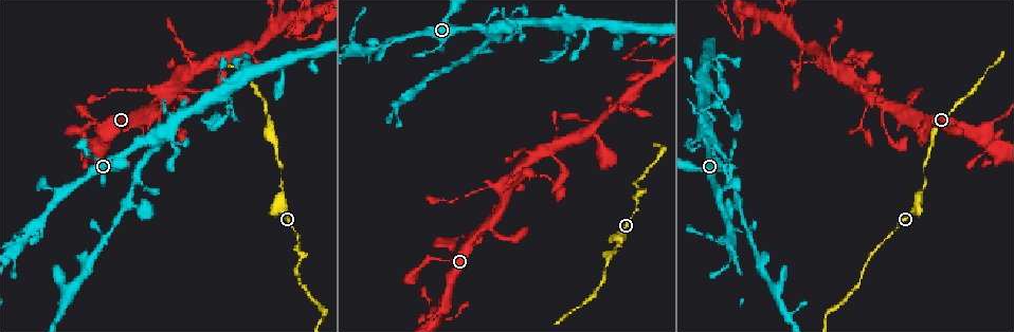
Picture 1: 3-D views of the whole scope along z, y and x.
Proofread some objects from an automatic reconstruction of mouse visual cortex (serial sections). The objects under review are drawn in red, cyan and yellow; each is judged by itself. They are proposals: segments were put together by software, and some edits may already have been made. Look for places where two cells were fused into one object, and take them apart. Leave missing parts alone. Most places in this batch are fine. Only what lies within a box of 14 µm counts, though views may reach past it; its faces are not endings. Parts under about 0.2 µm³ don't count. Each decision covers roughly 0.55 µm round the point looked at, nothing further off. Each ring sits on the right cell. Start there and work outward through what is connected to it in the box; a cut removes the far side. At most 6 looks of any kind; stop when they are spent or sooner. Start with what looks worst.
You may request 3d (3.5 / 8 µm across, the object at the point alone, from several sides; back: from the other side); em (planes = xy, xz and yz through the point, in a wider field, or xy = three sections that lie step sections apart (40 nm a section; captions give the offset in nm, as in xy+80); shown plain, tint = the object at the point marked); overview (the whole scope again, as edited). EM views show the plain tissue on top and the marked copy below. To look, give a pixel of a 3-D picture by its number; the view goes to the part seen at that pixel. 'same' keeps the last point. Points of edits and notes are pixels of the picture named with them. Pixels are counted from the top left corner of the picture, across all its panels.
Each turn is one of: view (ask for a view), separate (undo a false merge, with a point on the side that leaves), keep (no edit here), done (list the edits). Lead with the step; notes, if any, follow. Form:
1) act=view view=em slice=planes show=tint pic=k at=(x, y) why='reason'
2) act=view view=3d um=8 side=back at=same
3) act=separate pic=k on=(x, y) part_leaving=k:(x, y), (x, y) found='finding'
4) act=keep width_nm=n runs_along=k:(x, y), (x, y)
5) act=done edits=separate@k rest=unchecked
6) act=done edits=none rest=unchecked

act=view view=3d um=3.5 pic=1 at=(359, 49) why='branch point'

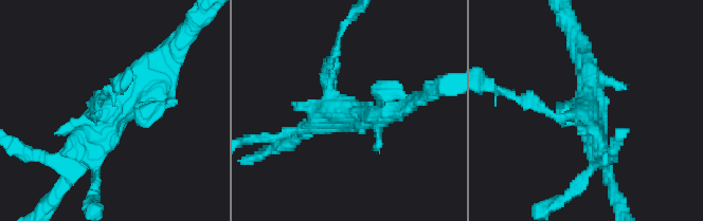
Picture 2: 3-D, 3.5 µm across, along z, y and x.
act=view view=em slice=xy step=5 show=tint pic=2 at=(586, 112) why='now the EM'

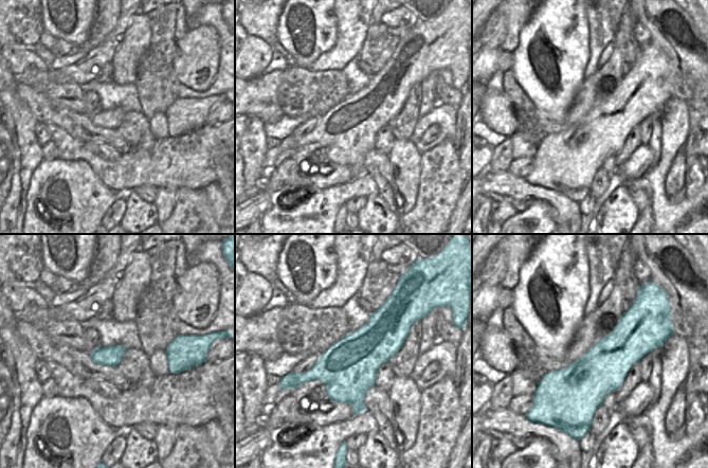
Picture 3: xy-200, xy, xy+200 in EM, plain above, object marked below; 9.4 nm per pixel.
act=keep runs_along=2:(157, 65), (108, 113), (95, 178) found='all the same cell'

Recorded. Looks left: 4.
act=view view=3d um=8 pic=1 at=(713, 140) why='two arms in line, one across'

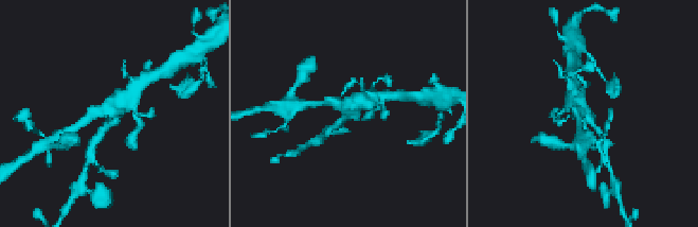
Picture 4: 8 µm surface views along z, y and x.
act=view view=em slice=planes show=tint pic=4 at=(584, 111) why='now the EM'

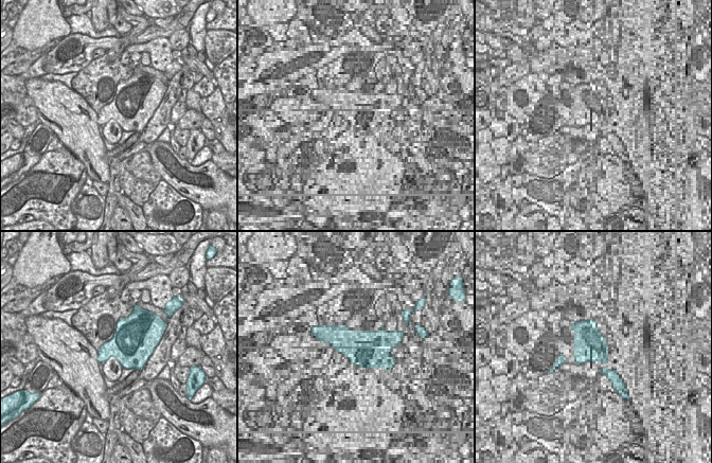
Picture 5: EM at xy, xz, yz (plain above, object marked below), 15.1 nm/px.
act=keep runs_along=4:(82, 123), (132, 92) found='one cell here'

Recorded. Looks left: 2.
act=done edits=none rest=unchecked

